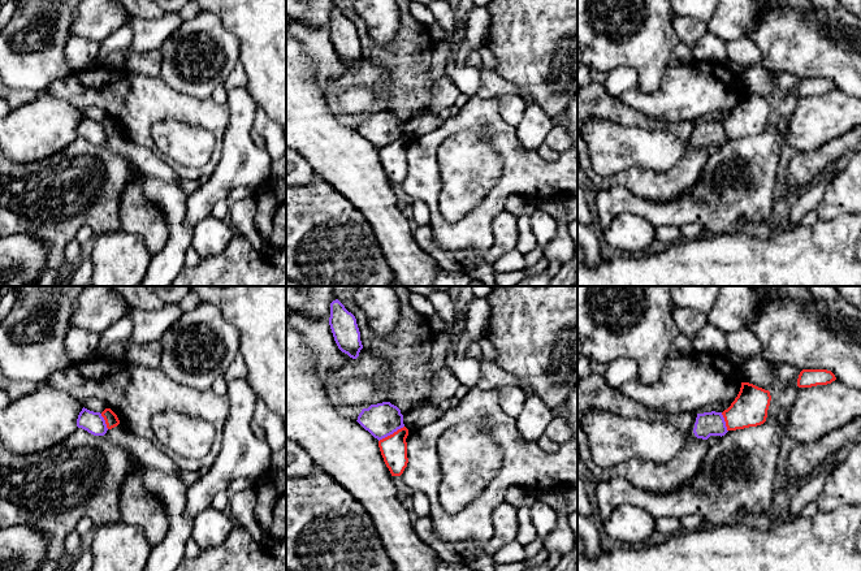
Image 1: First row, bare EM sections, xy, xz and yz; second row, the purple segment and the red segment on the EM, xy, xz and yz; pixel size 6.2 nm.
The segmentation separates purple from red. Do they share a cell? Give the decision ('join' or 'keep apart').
keep apart

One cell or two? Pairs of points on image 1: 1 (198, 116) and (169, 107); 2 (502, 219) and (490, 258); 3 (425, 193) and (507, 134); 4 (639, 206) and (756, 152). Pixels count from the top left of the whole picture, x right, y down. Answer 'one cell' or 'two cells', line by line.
1: one cell
2: one cell
3: one cell
4: one cell

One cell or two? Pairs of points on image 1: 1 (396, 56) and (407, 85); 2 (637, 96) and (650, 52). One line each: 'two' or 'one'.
1: one
2: two

